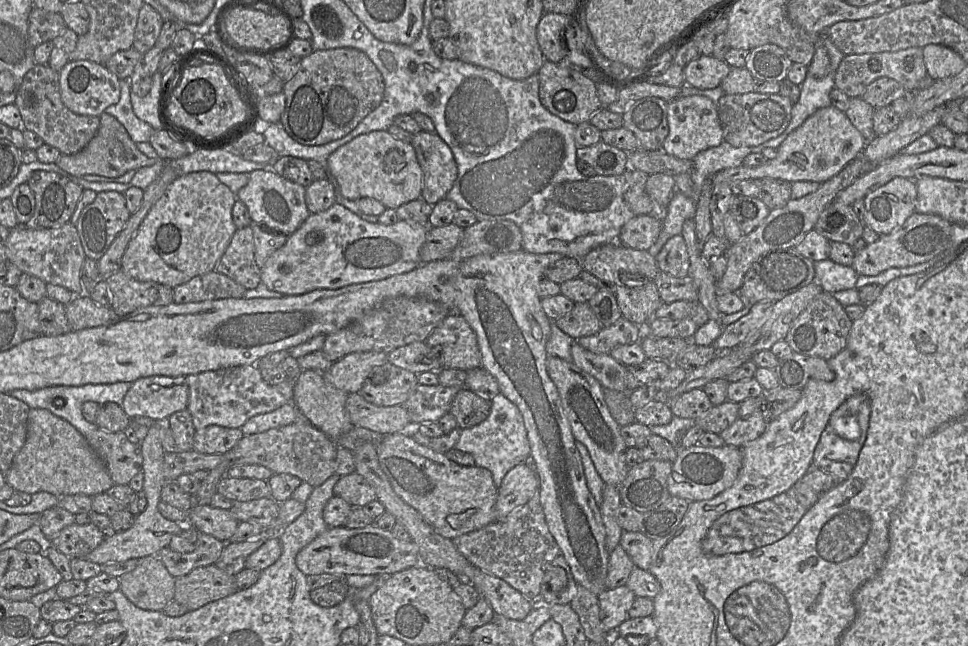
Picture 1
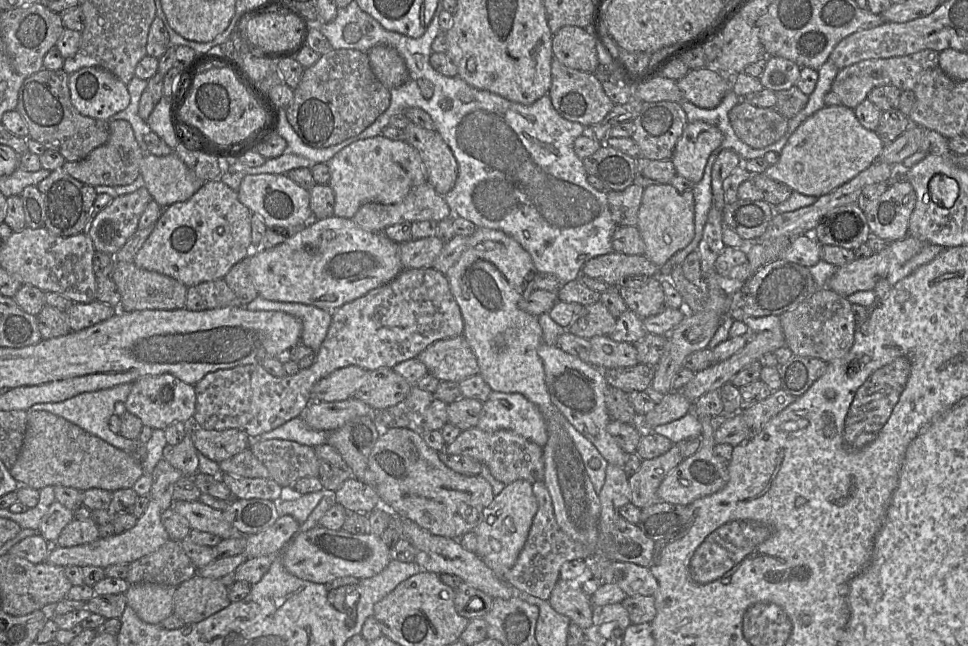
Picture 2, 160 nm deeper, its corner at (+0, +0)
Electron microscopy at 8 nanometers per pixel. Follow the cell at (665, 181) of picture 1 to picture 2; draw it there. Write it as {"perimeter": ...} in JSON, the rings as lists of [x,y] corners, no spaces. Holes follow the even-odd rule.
{"perimeter":[[[654,184],[644,188],[637,227],[645,244],[644,255],[657,267],[663,267],[693,240],[694,209],[692,190],[679,191],[670,184]]]}

